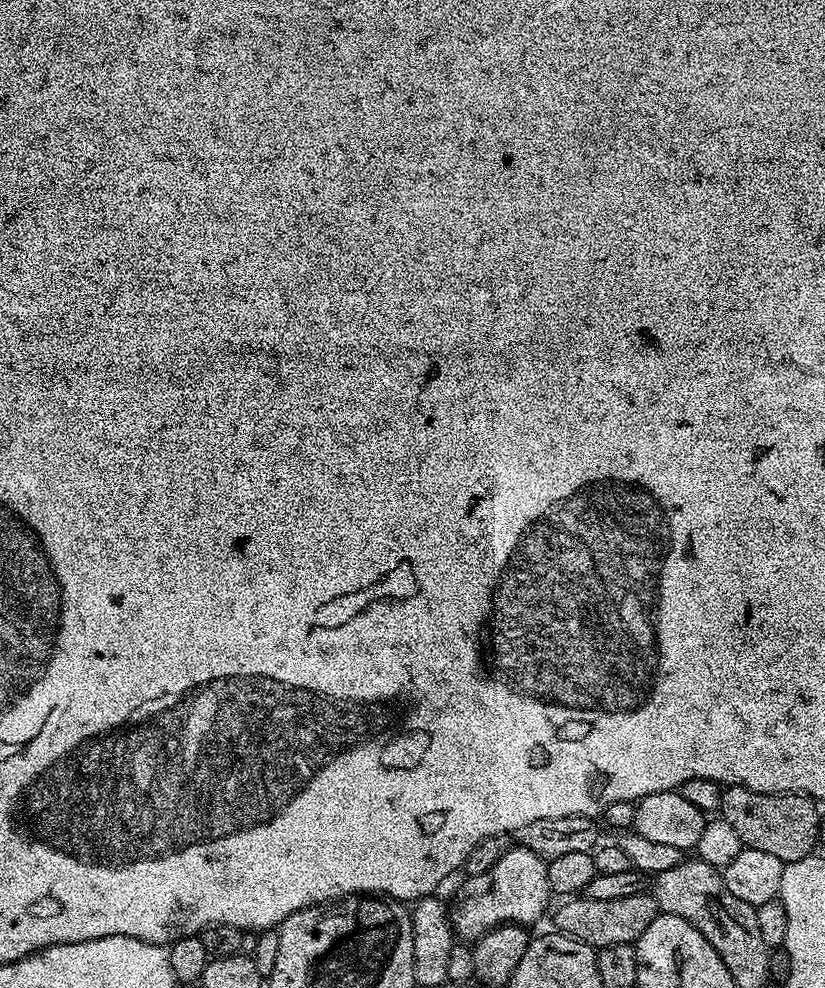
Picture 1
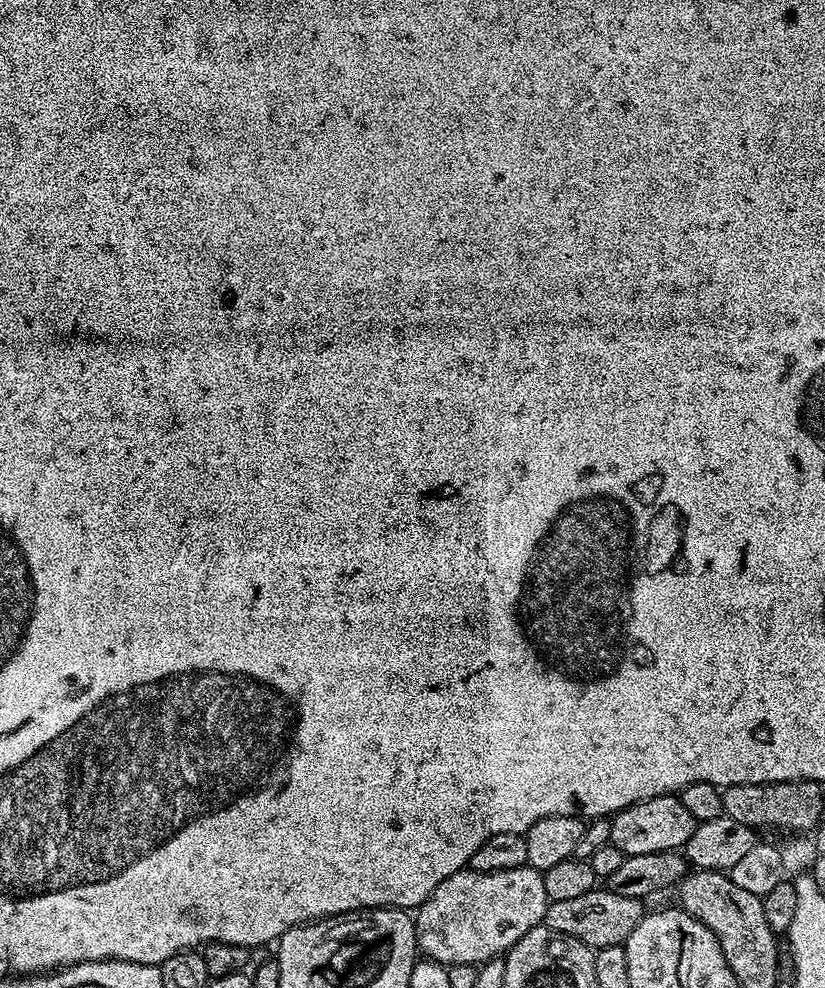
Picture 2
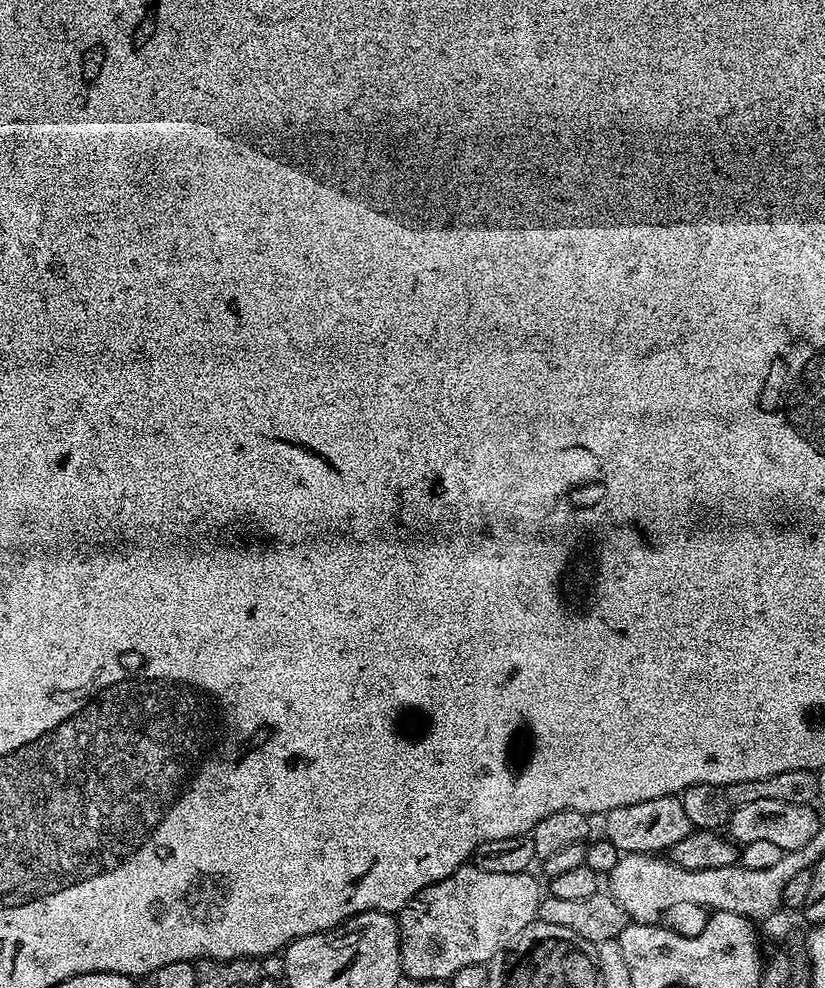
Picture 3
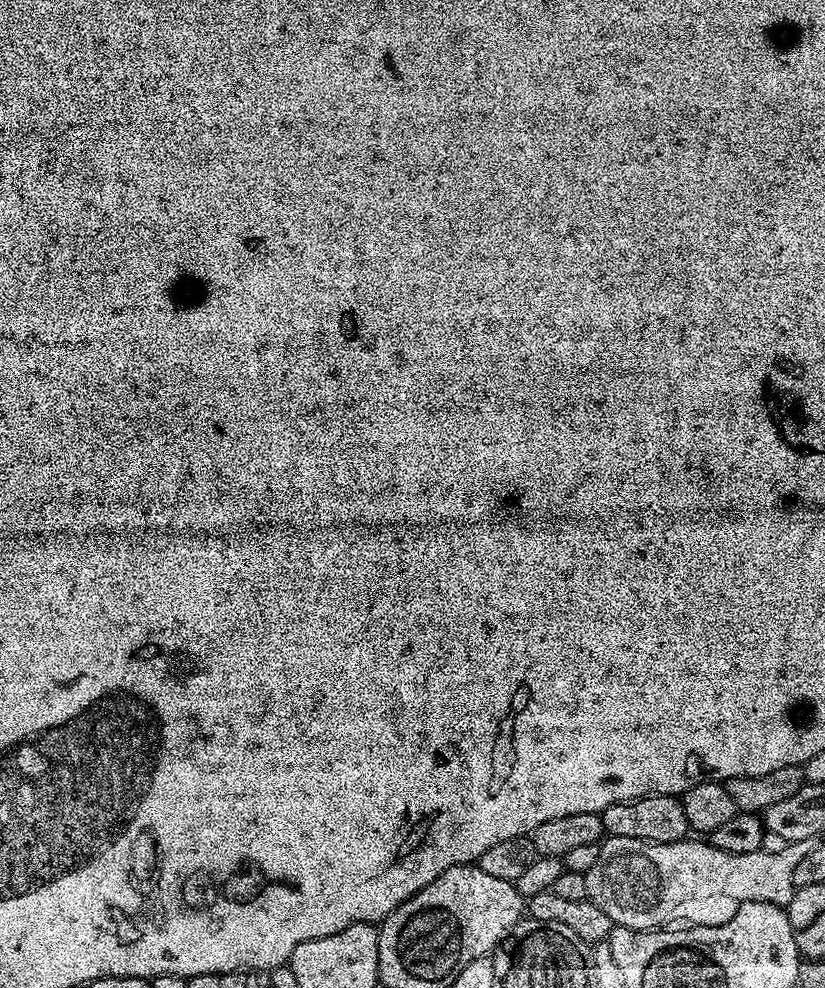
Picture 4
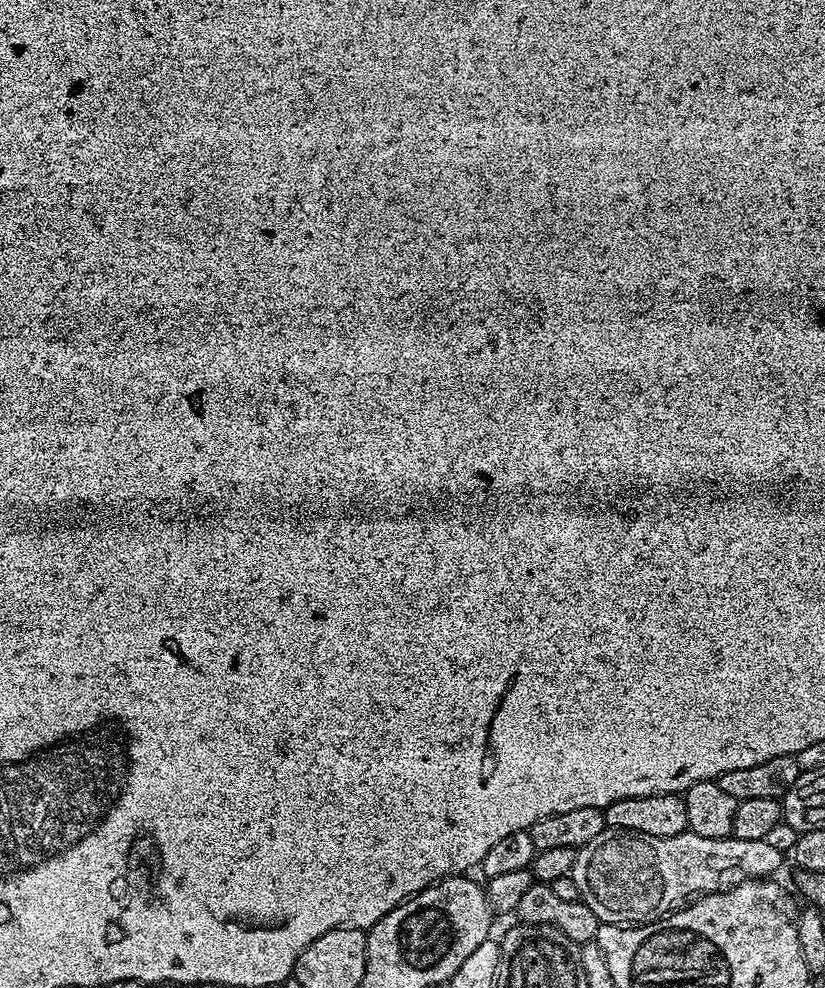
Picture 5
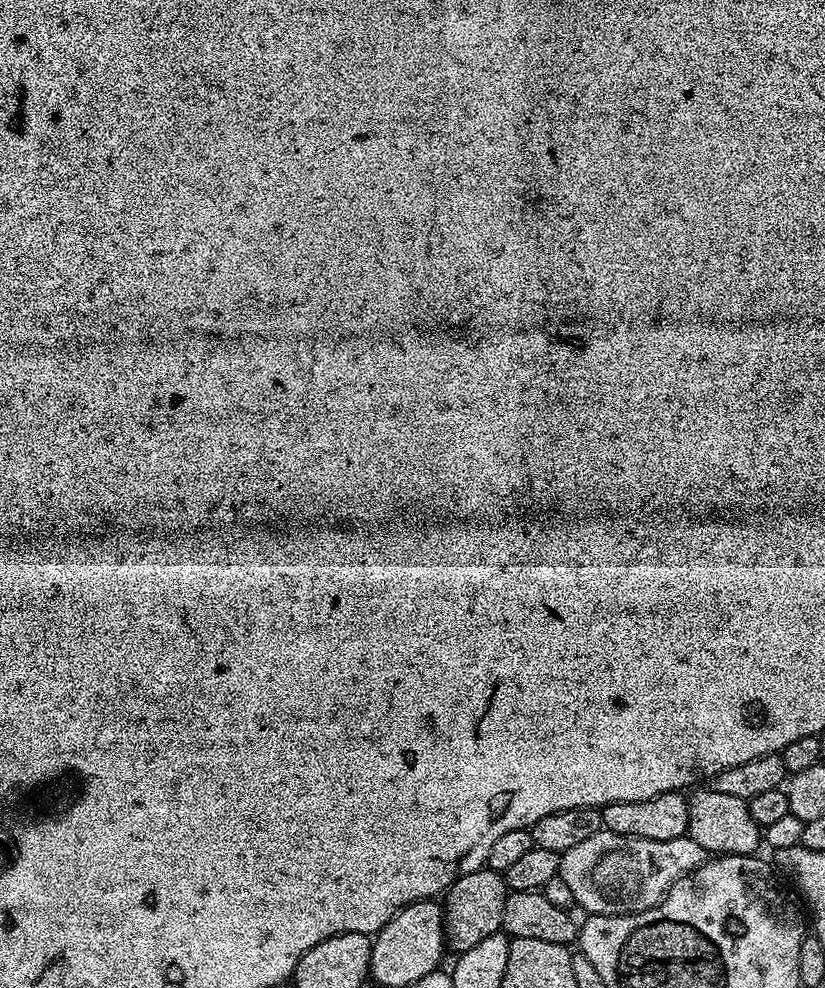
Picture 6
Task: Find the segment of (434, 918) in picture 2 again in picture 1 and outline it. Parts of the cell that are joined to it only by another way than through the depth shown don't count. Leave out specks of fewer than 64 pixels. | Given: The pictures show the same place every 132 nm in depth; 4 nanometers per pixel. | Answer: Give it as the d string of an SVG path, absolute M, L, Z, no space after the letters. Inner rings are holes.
M523 846L509 847L508 852L502 854L502 858L498 858L498 863L490 866L490 870L486 870L486 874L467 877L463 882L465 884L456 892L456 901L451 901L450 919L453 933L457 937L465 936L465 938L460 938L468 942L475 941L476 937L486 934L492 928L497 928L500 924L532 926L532 923L543 914L548 900L550 901L547 863L541 856L534 854L534 850Z

